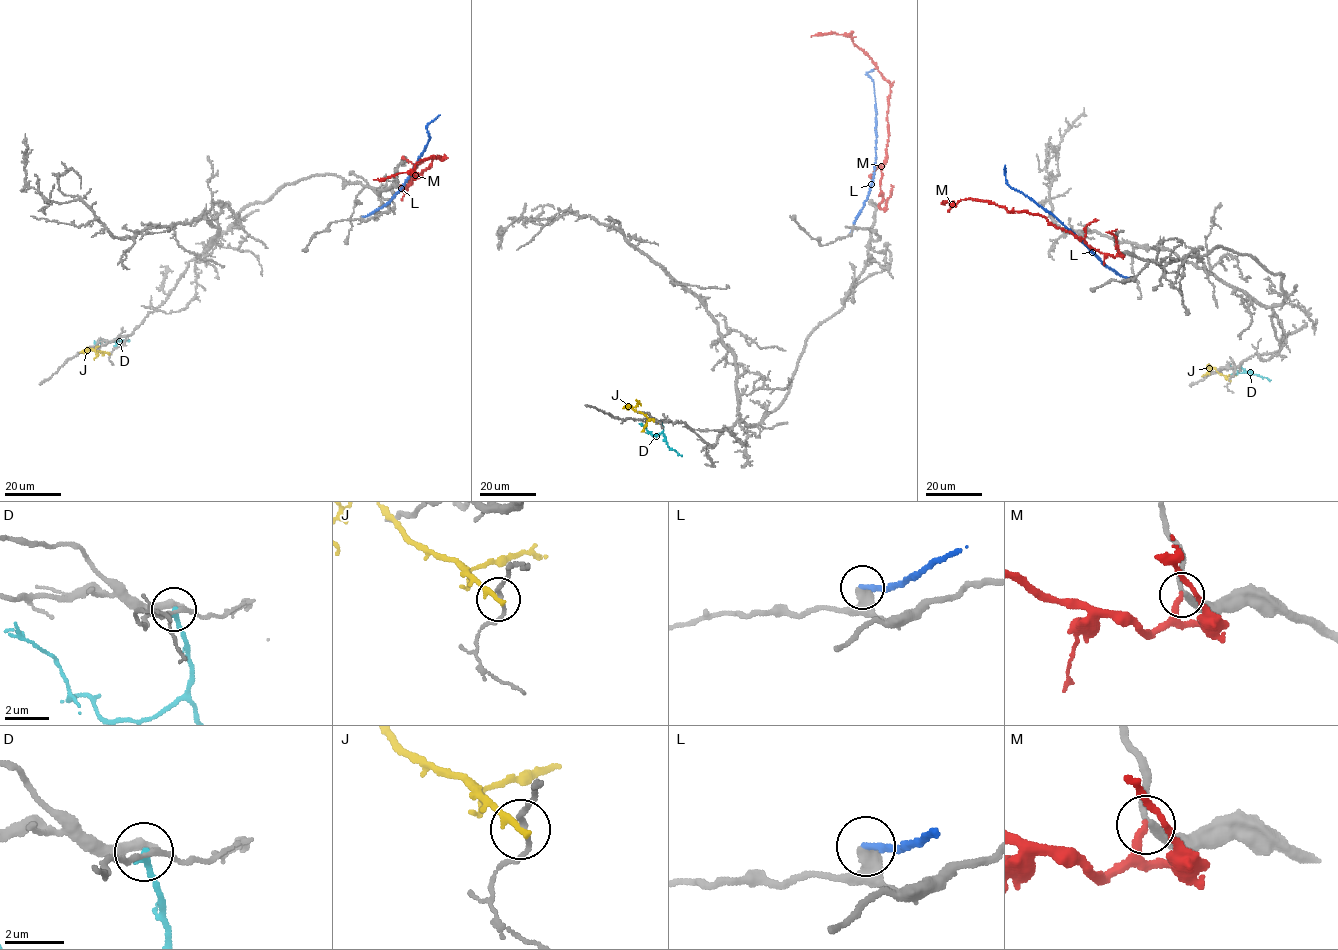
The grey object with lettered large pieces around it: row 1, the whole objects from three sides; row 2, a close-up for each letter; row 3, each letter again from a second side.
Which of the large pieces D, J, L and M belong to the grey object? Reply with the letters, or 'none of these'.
M

